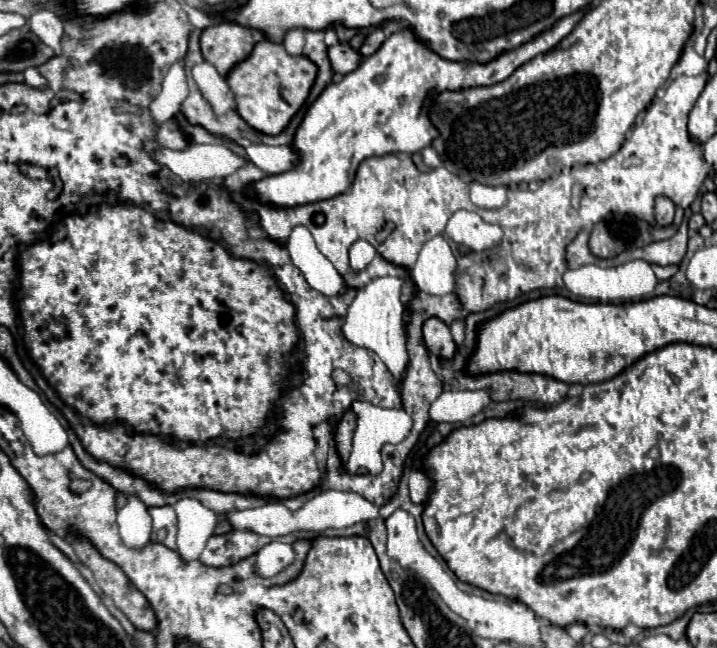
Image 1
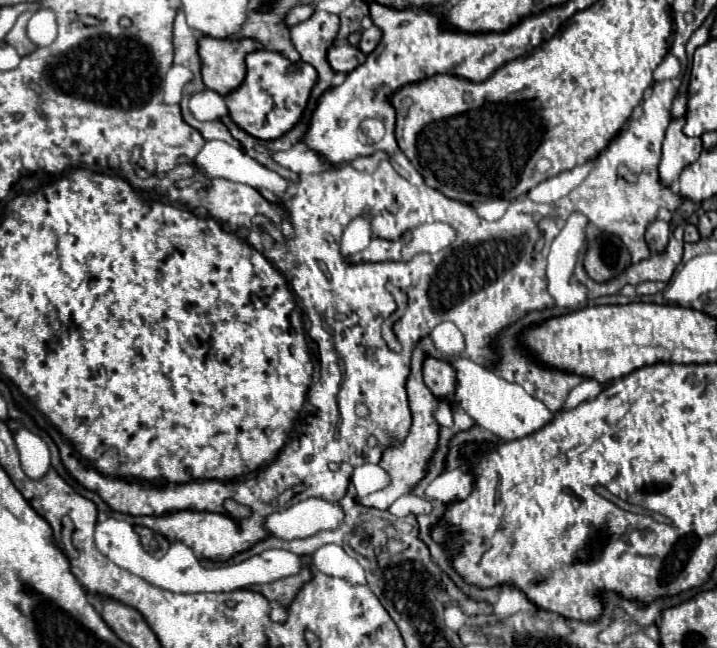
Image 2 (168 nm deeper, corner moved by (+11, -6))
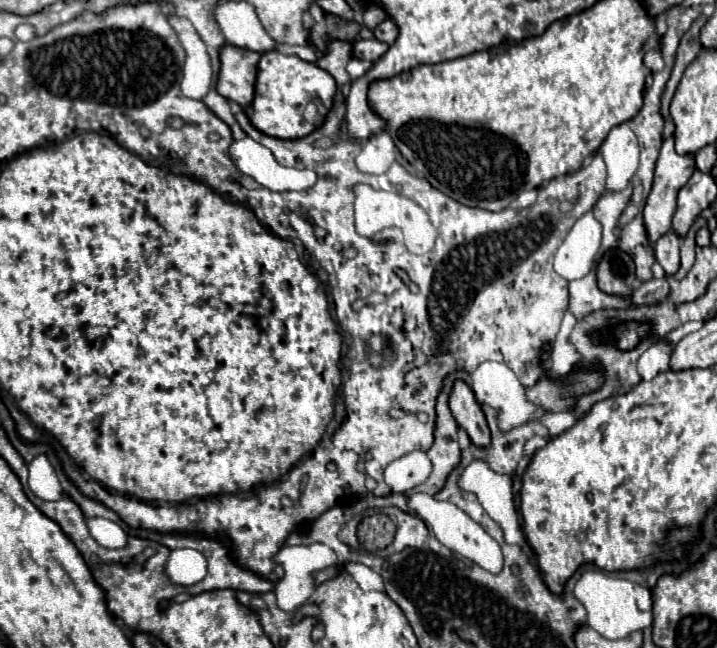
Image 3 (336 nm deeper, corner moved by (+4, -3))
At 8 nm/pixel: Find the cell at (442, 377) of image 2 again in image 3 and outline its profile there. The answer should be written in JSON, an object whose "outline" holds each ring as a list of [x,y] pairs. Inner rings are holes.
{"outline":[[[456,379],[450,391],[450,411],[458,425],[470,435],[470,441],[478,447],[490,445],[490,429],[486,425],[484,413],[472,393],[472,389],[462,381]]]}

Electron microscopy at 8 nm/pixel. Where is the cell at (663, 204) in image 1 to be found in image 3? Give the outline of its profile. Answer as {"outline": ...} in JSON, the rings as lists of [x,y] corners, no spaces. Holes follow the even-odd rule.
{"outline":[[[674,231],[664,233],[656,243],[654,243],[654,253],[656,261],[664,267],[668,275],[674,275],[676,269],[680,267],[680,237]]]}

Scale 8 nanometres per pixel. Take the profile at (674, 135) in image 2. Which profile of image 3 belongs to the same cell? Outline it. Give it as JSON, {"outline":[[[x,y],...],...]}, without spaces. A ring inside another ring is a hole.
{"outline":[[[674,137],[664,139],[664,145],[660,149],[660,157],[658,157],[658,163],[656,163],[656,171],[654,171],[652,193],[648,195],[648,201],[646,201],[646,207],[644,207],[644,225],[646,225],[648,237],[650,237],[652,243],[660,235],[668,233],[668,229],[672,229],[672,213],[676,211],[676,193],[692,177],[694,171],[696,171],[694,155],[680,155],[680,153],[676,153]]]}

